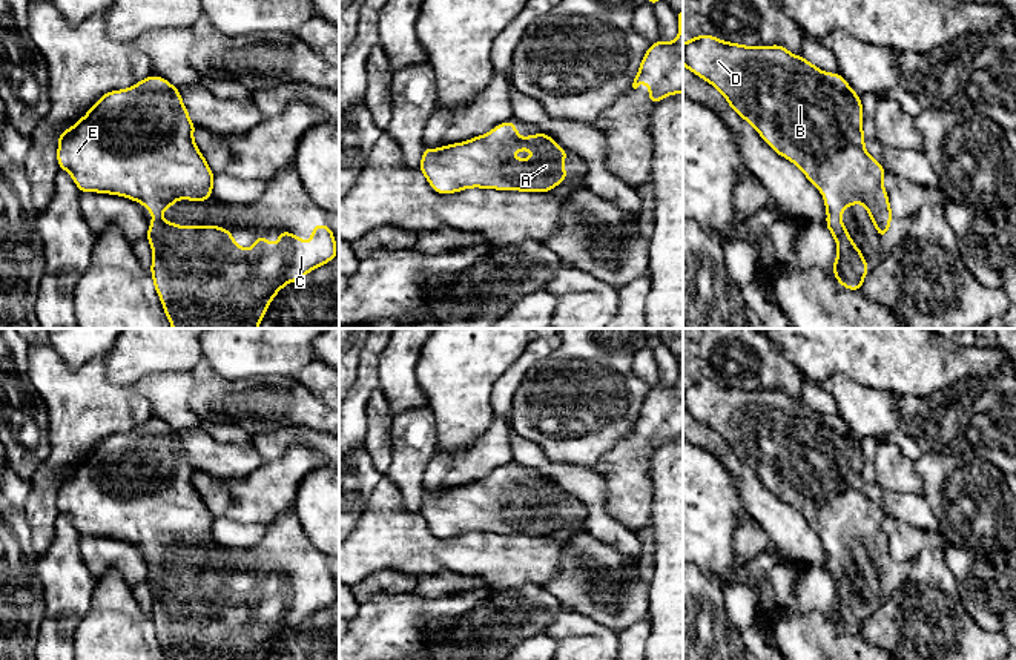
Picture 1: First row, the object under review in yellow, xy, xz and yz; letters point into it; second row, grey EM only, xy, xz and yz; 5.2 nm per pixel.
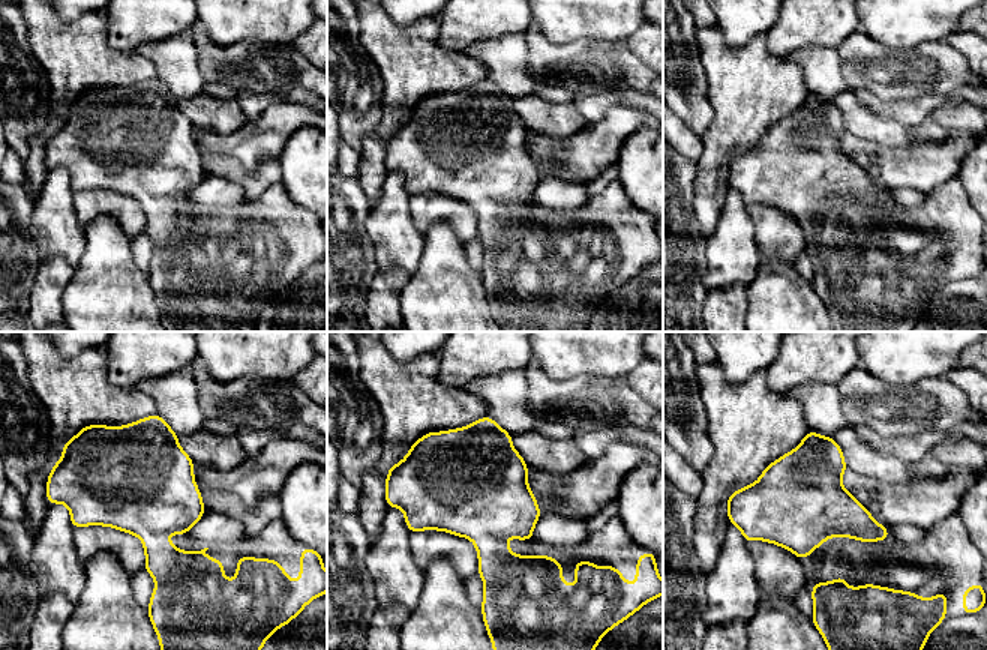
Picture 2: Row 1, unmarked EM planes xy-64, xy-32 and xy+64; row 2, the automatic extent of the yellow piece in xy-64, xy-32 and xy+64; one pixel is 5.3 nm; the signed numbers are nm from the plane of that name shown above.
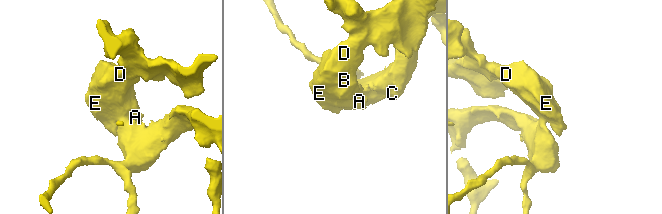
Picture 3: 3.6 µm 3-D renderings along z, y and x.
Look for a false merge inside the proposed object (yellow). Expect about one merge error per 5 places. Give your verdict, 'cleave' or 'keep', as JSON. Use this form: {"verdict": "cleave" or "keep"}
{"verdict": "keep"}

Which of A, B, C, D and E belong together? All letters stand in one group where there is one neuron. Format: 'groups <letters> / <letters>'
groups A B C D E

